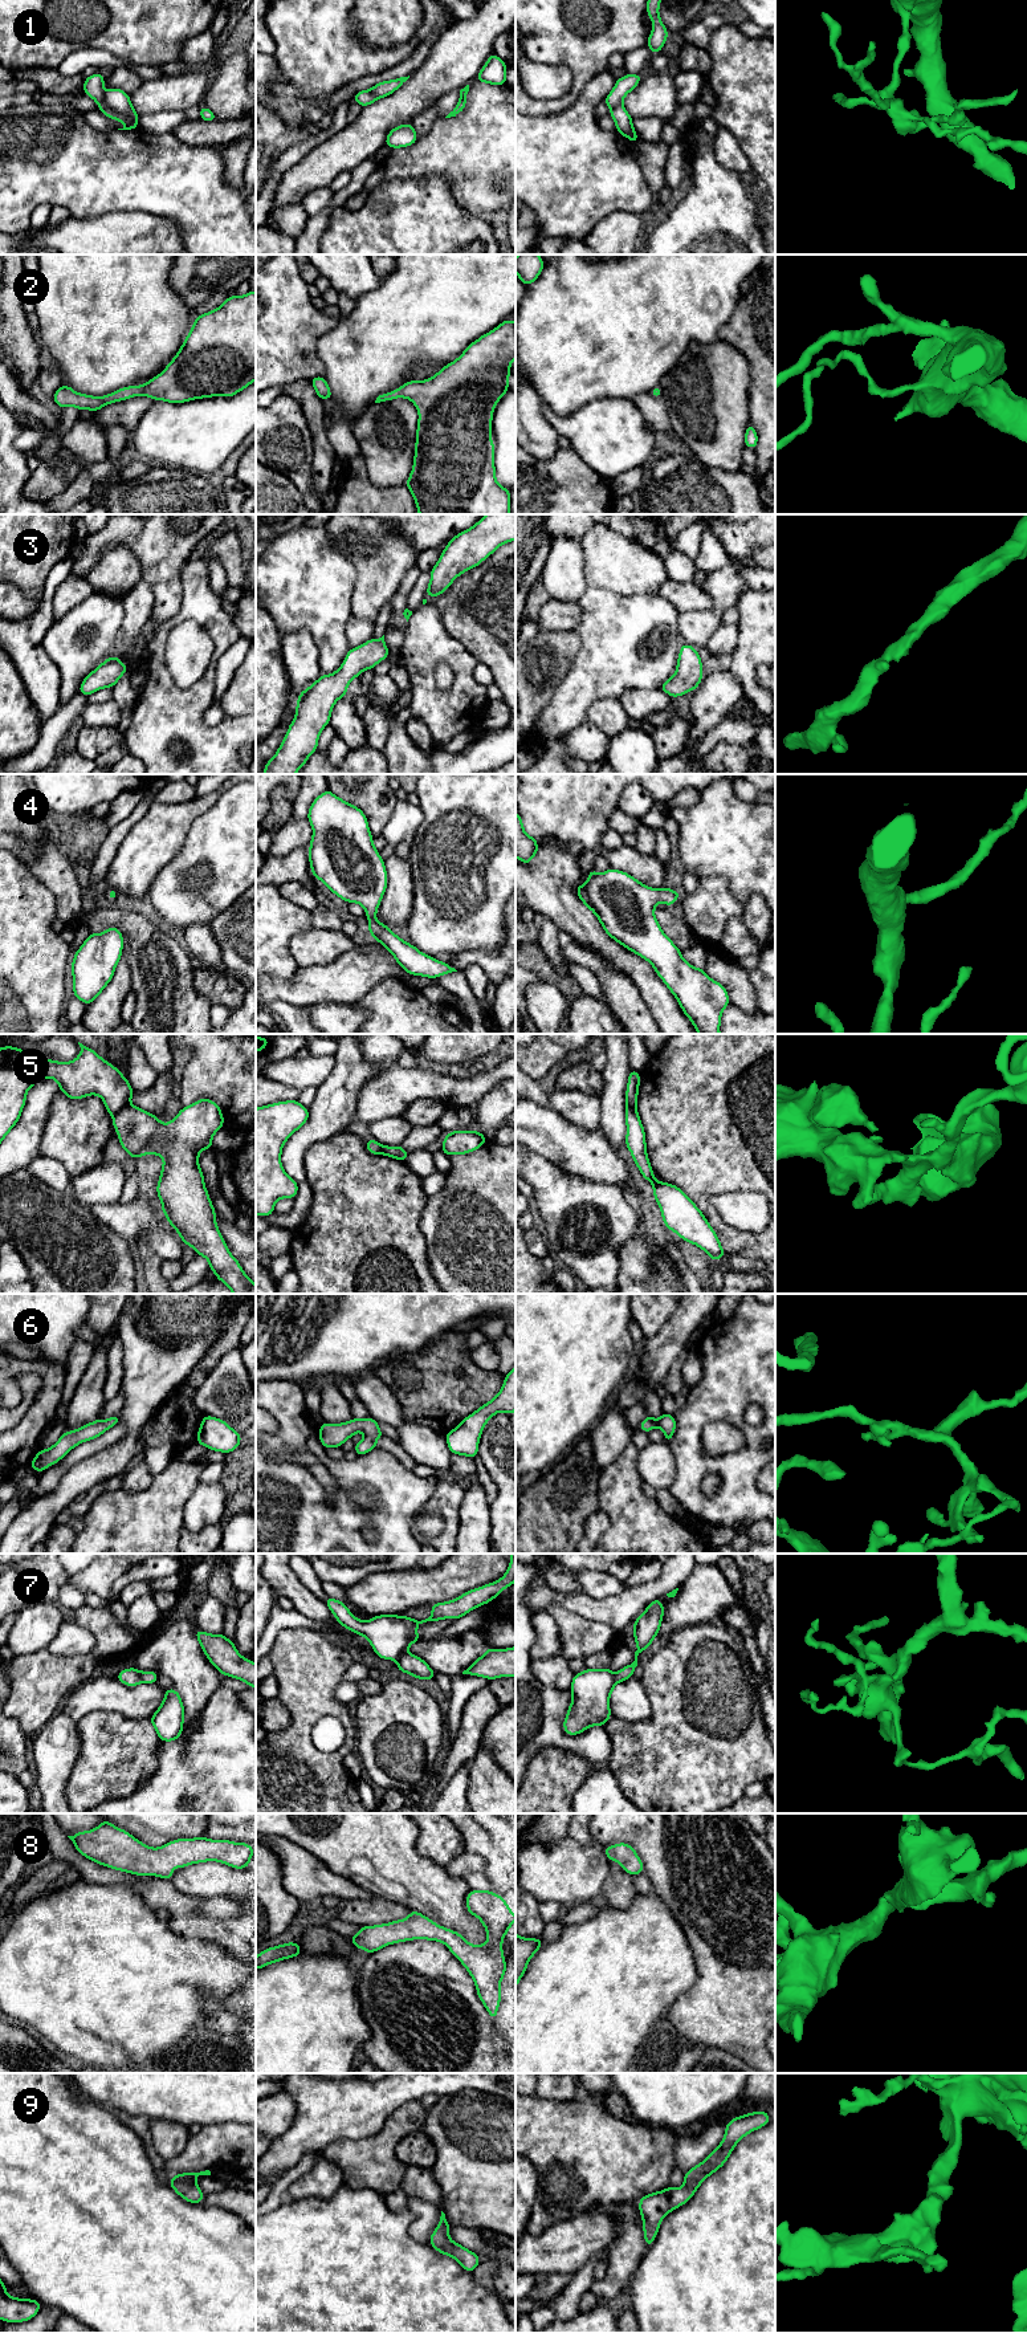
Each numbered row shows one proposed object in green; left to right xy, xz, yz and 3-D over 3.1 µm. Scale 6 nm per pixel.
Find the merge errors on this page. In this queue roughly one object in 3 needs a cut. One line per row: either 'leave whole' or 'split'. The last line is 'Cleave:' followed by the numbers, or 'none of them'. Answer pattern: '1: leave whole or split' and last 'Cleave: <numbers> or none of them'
1: split
2: leave whole
3: leave whole
4: leave whole
5: split
6: leave whole
7: split
8: leave whole
9: leave whole
Cleave: 1, 5, 7

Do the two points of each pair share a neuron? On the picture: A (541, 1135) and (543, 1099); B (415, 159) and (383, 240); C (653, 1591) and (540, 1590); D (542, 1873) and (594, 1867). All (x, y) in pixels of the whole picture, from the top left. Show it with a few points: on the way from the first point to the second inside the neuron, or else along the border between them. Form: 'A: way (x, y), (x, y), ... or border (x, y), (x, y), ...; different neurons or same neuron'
A: border (529, 1099), (547, 1107); different neurons
B: border (437, 174), (384, 180); different neurons
C: way (626, 1607), (587, 1607), (581, 1603), (567, 1601); same neuron
D: way (555, 1873), (581, 1872); same neuron

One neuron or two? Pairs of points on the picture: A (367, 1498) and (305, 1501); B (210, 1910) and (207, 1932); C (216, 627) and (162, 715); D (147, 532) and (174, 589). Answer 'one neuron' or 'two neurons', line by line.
A: two neurons
B: two neurons
C: one neuron
D: one neuron

